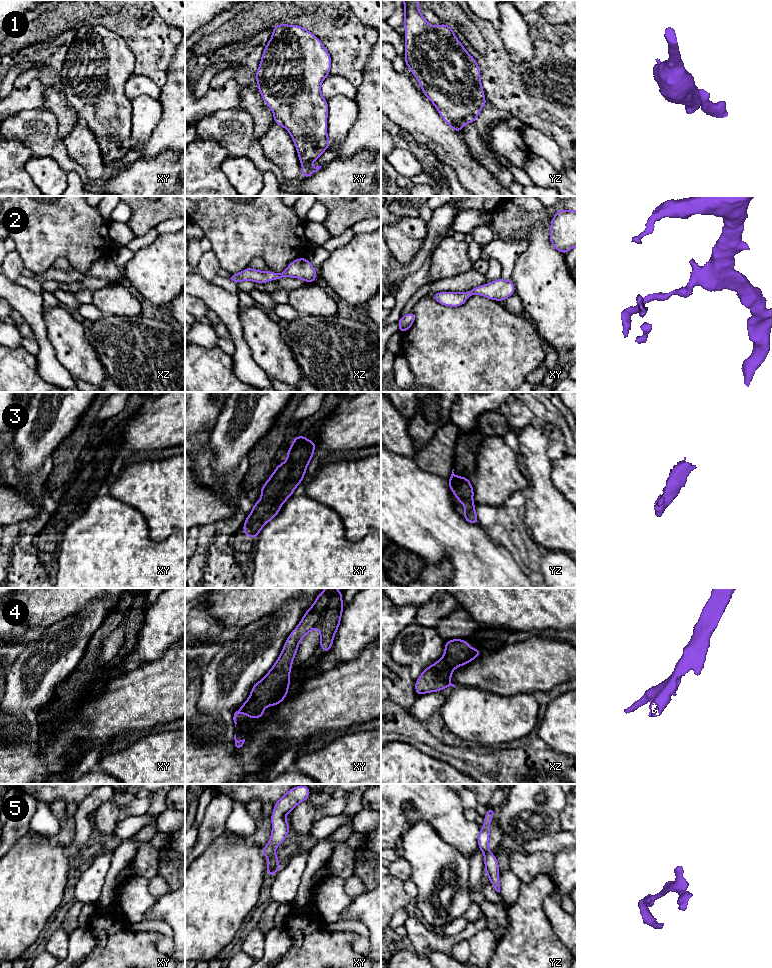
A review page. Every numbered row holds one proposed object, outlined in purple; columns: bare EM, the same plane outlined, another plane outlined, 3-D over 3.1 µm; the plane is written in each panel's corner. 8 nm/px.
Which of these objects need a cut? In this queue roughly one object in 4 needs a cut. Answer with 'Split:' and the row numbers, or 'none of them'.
Split: 1

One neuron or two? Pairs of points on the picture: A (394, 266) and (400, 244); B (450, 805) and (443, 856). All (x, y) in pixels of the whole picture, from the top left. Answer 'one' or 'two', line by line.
A: two
B: two

